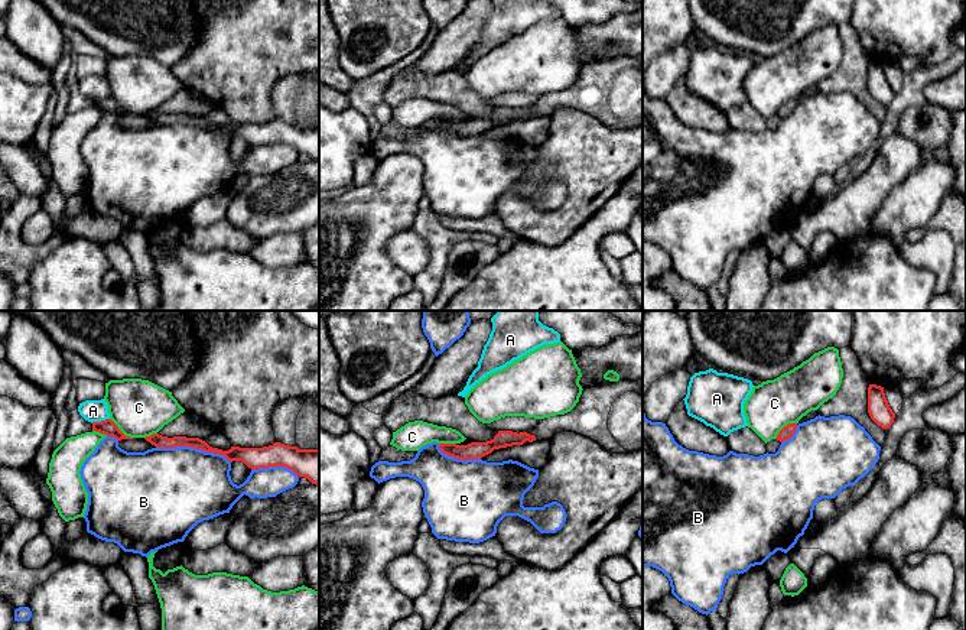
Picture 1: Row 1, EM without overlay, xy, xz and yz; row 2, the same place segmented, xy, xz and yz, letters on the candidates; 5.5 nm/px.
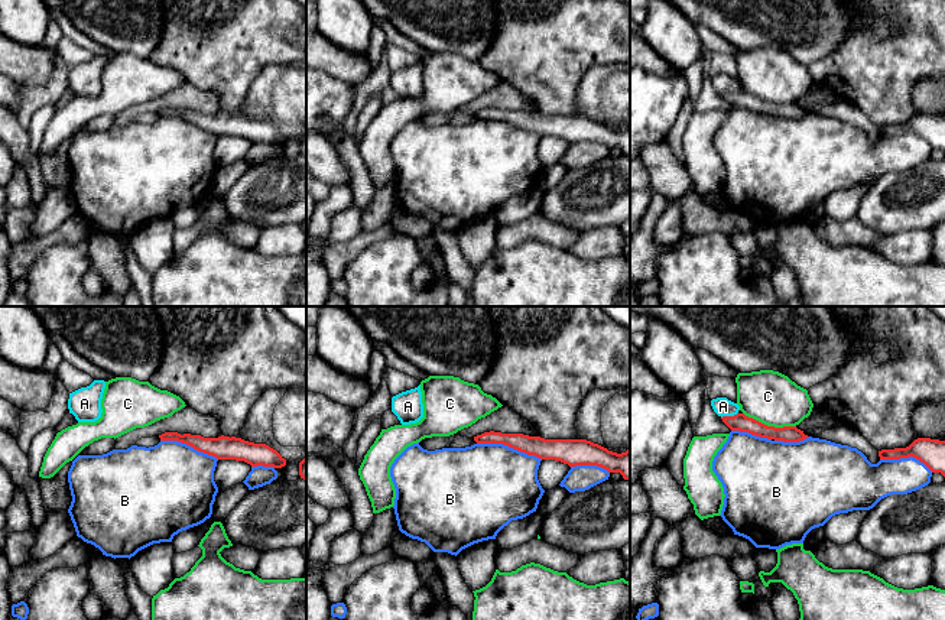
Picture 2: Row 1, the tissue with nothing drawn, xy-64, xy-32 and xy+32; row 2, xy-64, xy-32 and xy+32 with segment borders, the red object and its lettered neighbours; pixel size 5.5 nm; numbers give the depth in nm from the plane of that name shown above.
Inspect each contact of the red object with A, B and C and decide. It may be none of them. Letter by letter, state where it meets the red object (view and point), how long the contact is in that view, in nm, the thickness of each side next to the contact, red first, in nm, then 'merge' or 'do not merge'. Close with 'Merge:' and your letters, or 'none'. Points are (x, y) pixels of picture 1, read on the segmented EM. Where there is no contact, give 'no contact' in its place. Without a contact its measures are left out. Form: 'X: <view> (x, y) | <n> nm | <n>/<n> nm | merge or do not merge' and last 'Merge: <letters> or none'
A: xy (100, 422) | 110 nm | 90/130 nm | do not merge
B: xy (194, 447) | 420 nm | 80/460 nm | do not merge
C: yz (784, 426) | 160 nm | 70/280 nm | do not merge
Merge: none

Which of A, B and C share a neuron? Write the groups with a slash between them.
A / B / C

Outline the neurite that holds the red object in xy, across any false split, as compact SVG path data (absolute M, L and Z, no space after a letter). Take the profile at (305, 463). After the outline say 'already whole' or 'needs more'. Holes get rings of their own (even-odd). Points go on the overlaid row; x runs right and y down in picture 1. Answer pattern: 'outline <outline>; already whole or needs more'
outline M153 433L144 439L157 448L191 446L205 452L221 454L230 462L241 461L251 470L286 467L297 477L305 477L312 484L319 486L319 449L299 449L297 446L274 442L273 445L263 448L231 446L228 451L222 451L209 446L199 438L167 438L159 433Z; already whole

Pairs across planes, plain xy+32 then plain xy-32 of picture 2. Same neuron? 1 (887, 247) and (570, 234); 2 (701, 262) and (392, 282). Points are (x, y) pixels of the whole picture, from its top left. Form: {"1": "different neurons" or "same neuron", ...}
{"1": "different neurons", "2": "same neuron"}

